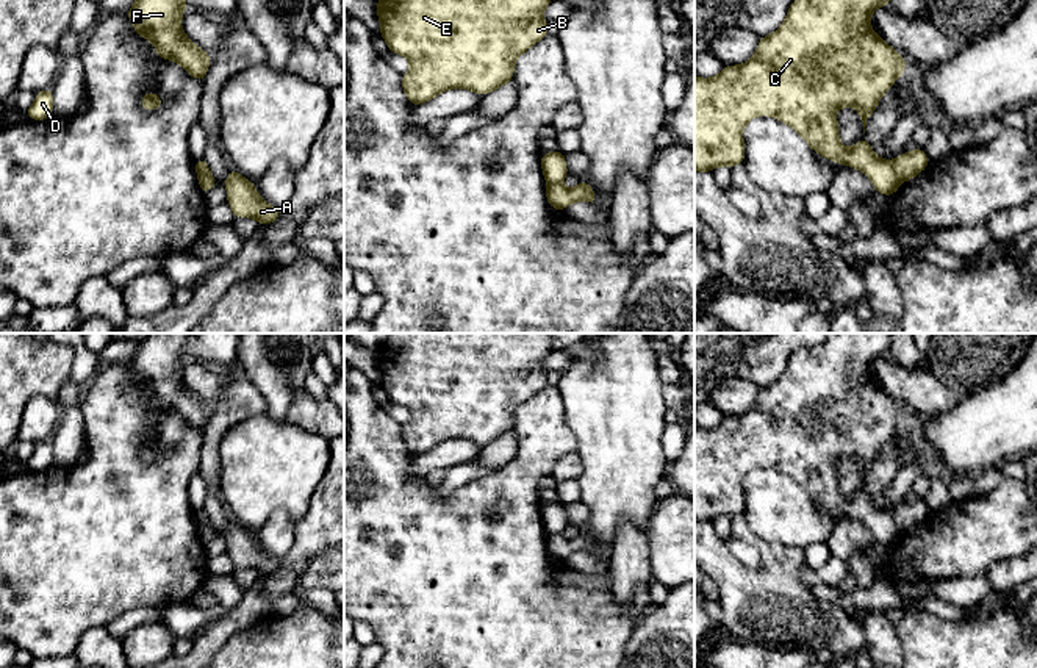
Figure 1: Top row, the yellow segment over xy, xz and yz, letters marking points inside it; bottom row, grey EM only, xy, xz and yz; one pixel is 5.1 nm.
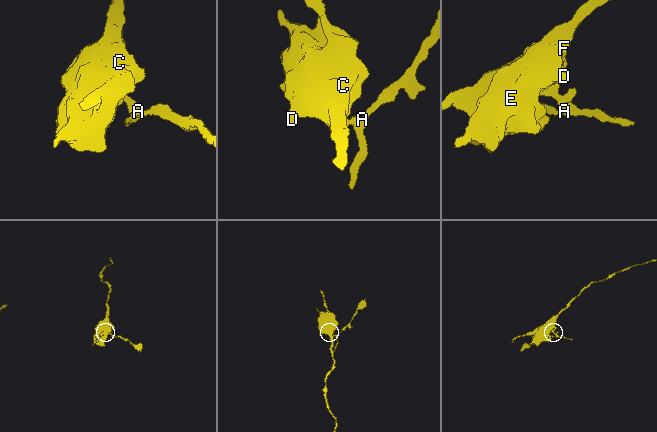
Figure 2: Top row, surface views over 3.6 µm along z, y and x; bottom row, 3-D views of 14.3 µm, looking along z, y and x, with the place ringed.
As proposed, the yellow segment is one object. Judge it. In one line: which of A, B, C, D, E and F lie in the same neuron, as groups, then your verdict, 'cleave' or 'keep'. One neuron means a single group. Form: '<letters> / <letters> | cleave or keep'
A / B C D E F | cleave

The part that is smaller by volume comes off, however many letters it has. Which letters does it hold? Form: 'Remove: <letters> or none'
Remove: A

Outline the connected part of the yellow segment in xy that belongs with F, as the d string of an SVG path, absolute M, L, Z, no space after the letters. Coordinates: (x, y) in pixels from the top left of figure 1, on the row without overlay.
M149 333L125 363L139 386L149 390L163 410L178 413L188 426L203 432L211 405L196 396L181 380L188 360L185 349L199 333Z

